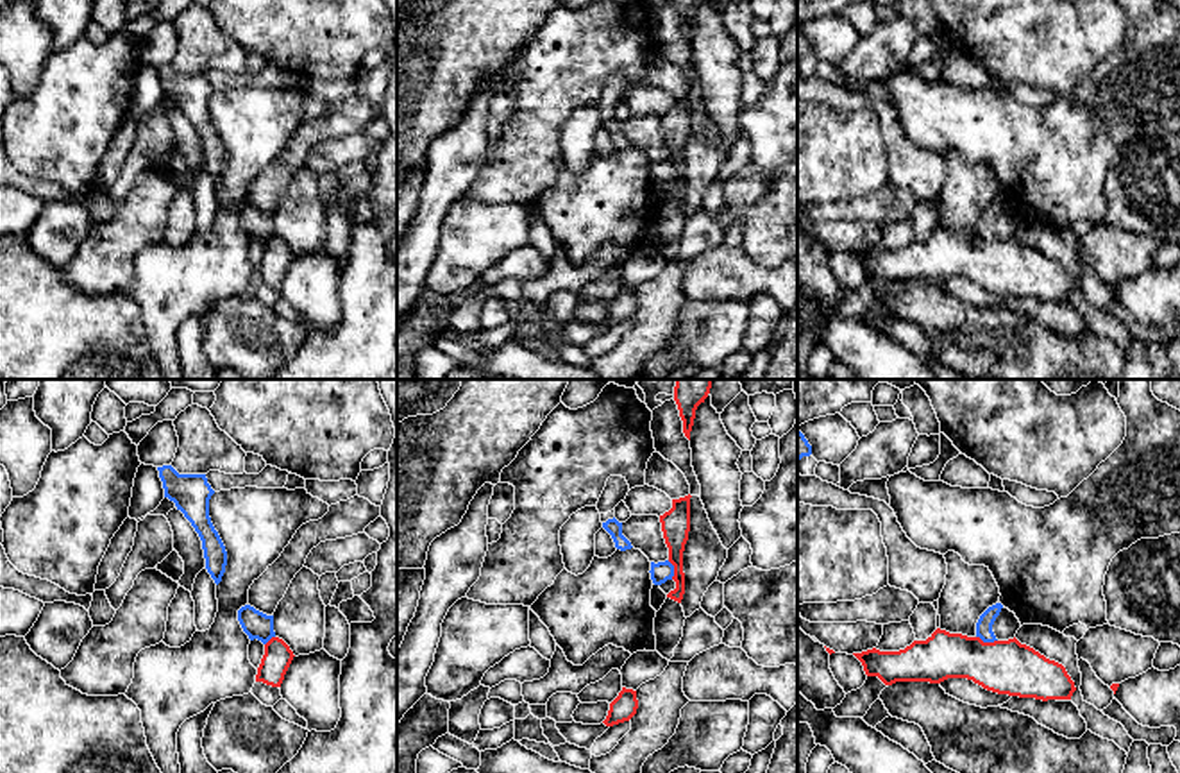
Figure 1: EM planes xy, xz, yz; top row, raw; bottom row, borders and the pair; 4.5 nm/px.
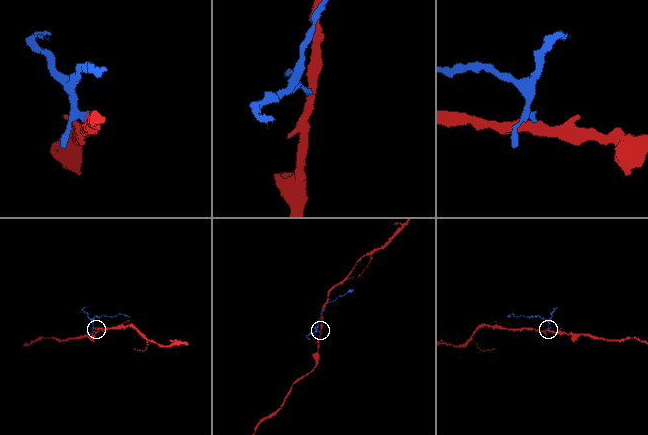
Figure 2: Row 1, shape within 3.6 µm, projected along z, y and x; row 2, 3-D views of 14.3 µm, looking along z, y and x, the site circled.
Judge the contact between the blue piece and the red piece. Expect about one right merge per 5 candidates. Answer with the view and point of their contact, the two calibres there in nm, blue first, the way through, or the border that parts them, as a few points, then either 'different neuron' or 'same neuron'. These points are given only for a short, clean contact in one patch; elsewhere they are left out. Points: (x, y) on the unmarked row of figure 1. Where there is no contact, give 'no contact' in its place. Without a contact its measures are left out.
meets blue in yz at (987, 240); 80 nm thick on the blue side, 240 nm on the other; border along yz (977, 235), (984, 240), (996, 240); different neuron

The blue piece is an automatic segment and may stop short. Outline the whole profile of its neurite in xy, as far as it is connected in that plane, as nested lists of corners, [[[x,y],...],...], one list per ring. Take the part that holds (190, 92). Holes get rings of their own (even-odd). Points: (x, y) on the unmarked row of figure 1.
[[[172,64],[157,66],[164,97],[191,122],[202,140],[206,168],[218,184],[225,172],[227,150],[209,116],[209,98],[215,93],[206,73],[179,73]]]

